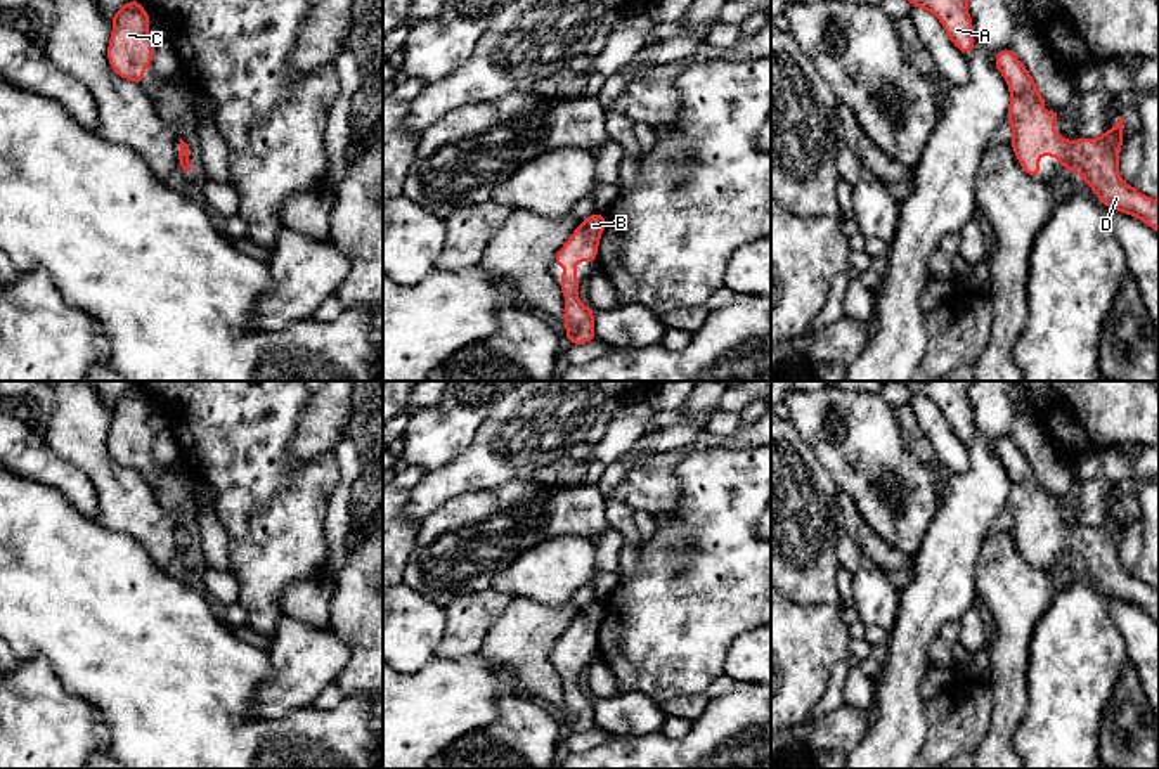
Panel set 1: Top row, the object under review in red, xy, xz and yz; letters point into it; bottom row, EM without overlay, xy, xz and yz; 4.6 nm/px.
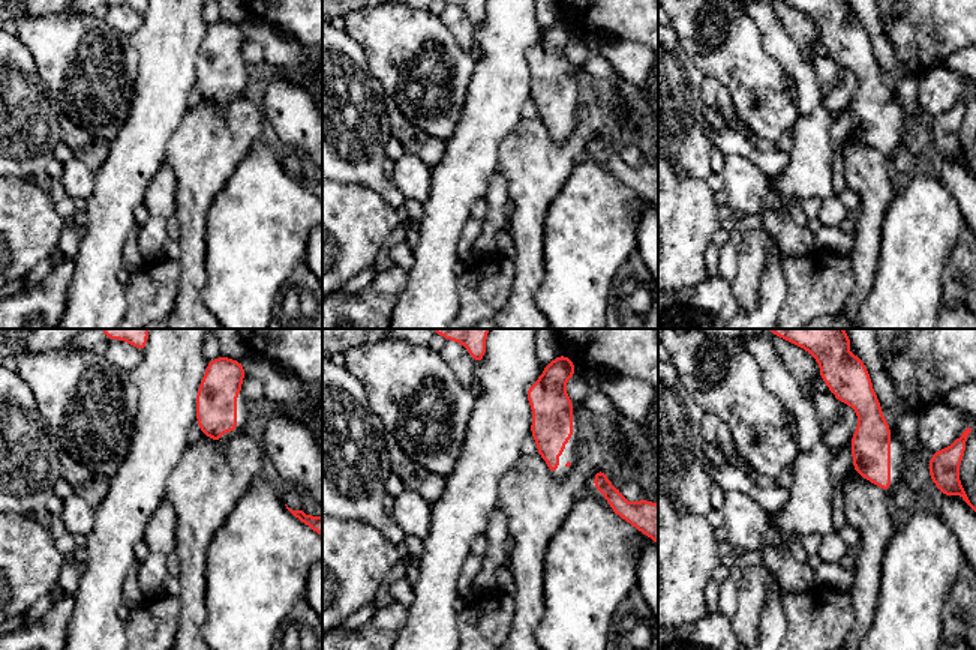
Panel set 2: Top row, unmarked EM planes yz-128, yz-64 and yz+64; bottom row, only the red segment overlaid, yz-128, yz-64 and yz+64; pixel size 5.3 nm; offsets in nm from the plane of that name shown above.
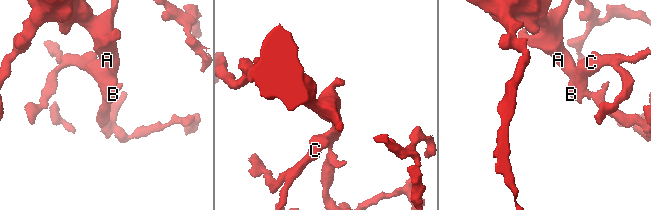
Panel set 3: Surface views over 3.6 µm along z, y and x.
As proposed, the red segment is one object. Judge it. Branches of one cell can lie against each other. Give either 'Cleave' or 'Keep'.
Keep

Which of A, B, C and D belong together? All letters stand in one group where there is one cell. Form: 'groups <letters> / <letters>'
groups A B C D

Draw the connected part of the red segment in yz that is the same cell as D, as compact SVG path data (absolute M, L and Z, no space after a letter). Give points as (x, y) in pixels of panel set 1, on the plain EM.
M1000 436L994 454L1008 473L1007 509L1013 518L1008 532L1020 556L1039 568L1039 546L1048 542L1065 558L1083 565L1102 592L1142 608L1159 622L1159 589L1124 572L1119 563L1124 506L1097 527L1064 528L1060 520L1050 516L1060 509L1060 501L1050 497L1046 504L1039 502L1050 490L1041 485L1031 461L1013 438Z

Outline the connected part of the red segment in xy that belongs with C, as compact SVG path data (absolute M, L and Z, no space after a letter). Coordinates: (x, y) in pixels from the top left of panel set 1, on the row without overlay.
M137 388L126 390L111 405L107 433L111 457L125 468L144 473L144 457L151 456L156 431L149 424L151 405Z

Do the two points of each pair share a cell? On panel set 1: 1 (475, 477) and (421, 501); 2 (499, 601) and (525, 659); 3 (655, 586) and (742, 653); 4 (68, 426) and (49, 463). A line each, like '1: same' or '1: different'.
1: same
2: different
3: different
4: different

